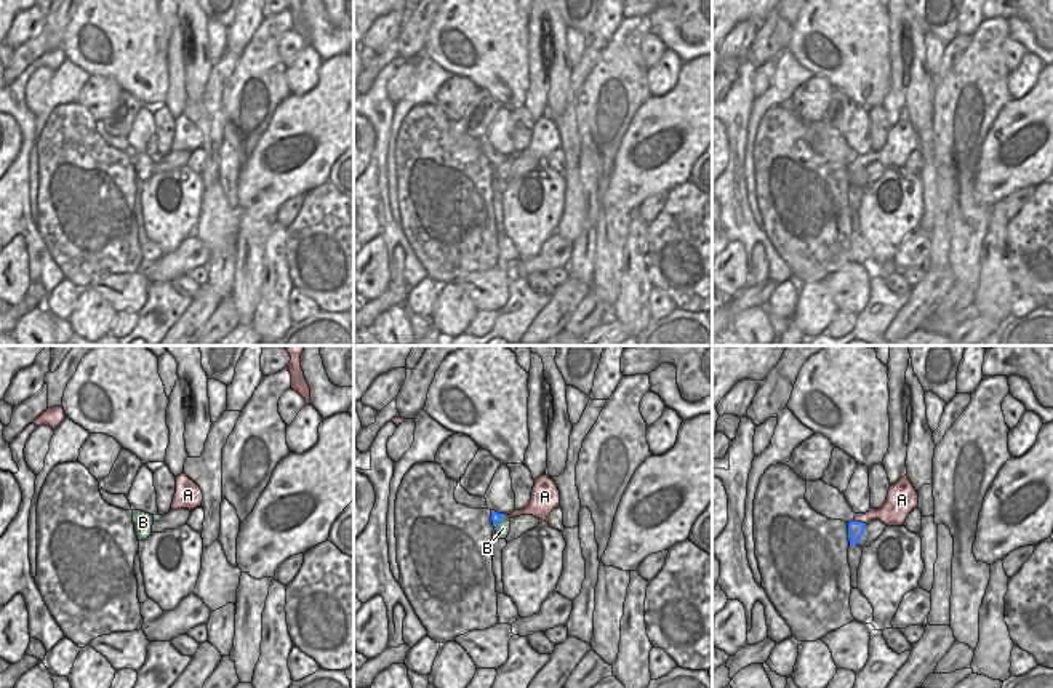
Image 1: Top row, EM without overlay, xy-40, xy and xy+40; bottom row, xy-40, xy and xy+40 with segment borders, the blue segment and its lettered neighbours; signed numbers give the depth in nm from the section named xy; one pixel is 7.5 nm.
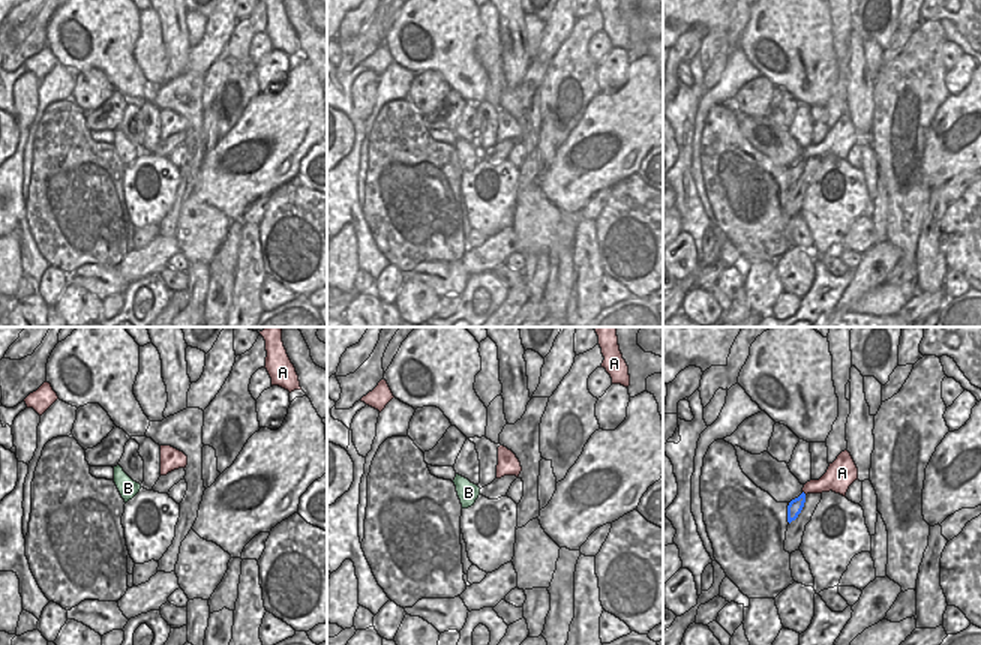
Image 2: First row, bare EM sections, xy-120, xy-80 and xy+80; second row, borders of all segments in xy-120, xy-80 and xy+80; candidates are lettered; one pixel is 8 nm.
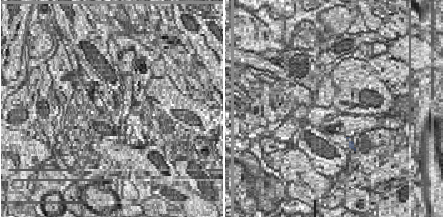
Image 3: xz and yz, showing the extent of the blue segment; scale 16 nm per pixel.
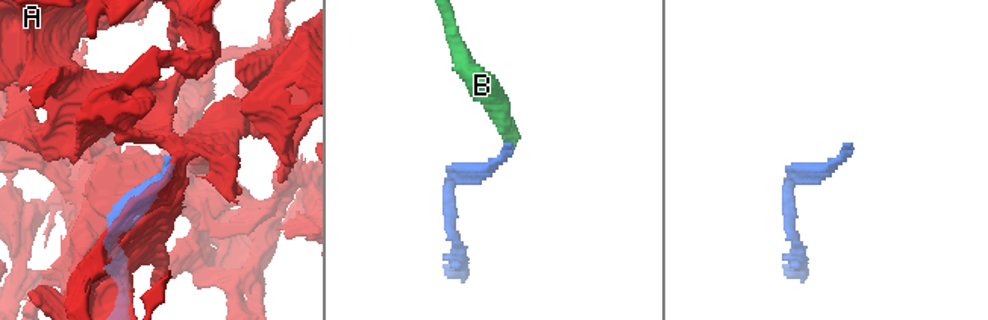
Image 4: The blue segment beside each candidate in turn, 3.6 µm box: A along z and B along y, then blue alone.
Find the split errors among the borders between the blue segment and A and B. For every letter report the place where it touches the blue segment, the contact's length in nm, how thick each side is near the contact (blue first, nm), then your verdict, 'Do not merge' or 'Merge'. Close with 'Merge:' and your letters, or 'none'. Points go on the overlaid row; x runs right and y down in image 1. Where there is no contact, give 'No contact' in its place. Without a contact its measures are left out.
A: Touches blue at xy+40 (860, 522). Shared border 110 nm. Thickness 120 nm (blue) against 190 nm. Do not merge
B: Touches blue at xy (500, 520). Shared border 140 nm. Thickness 80 nm (blue) against 110 nm. Merge
Merge: B.

